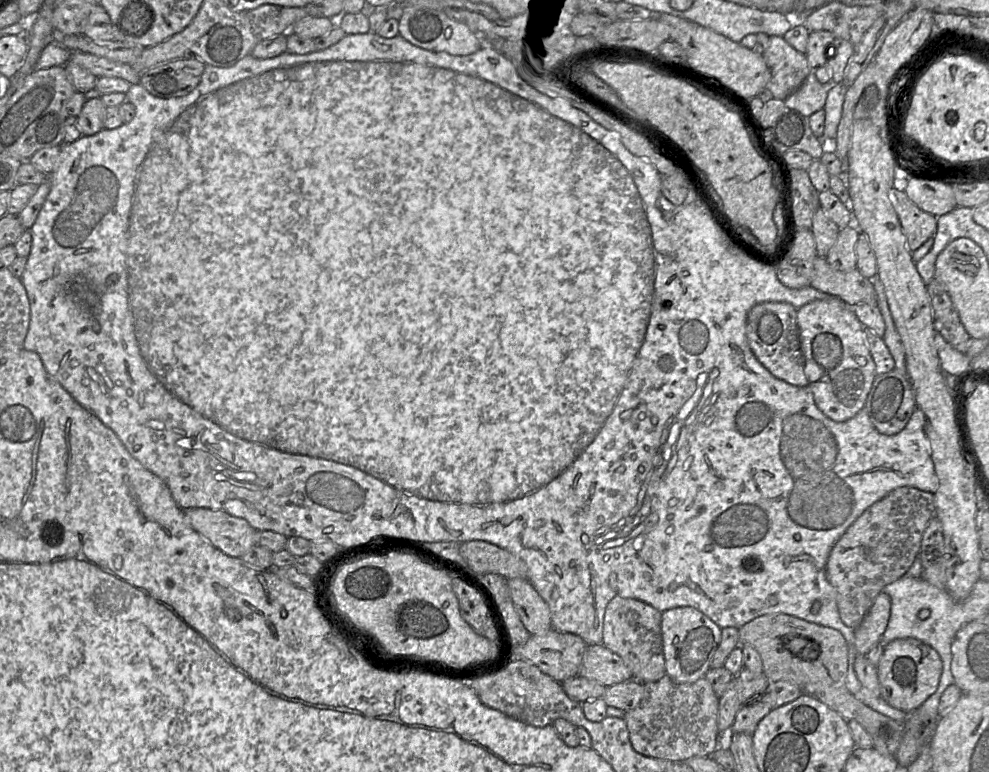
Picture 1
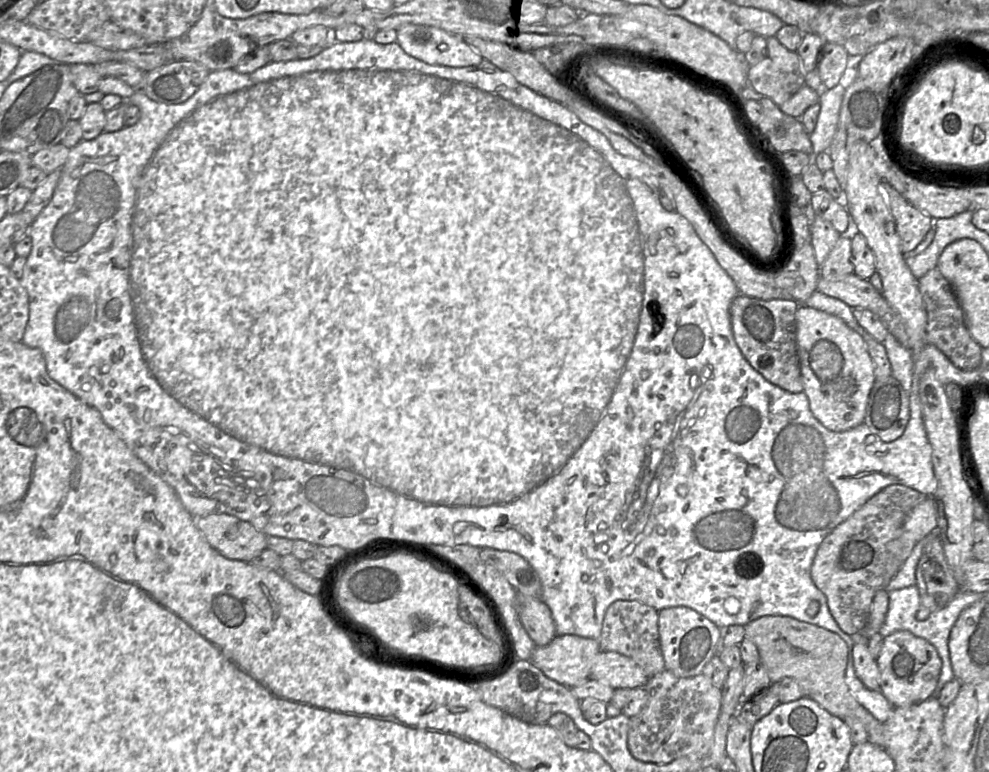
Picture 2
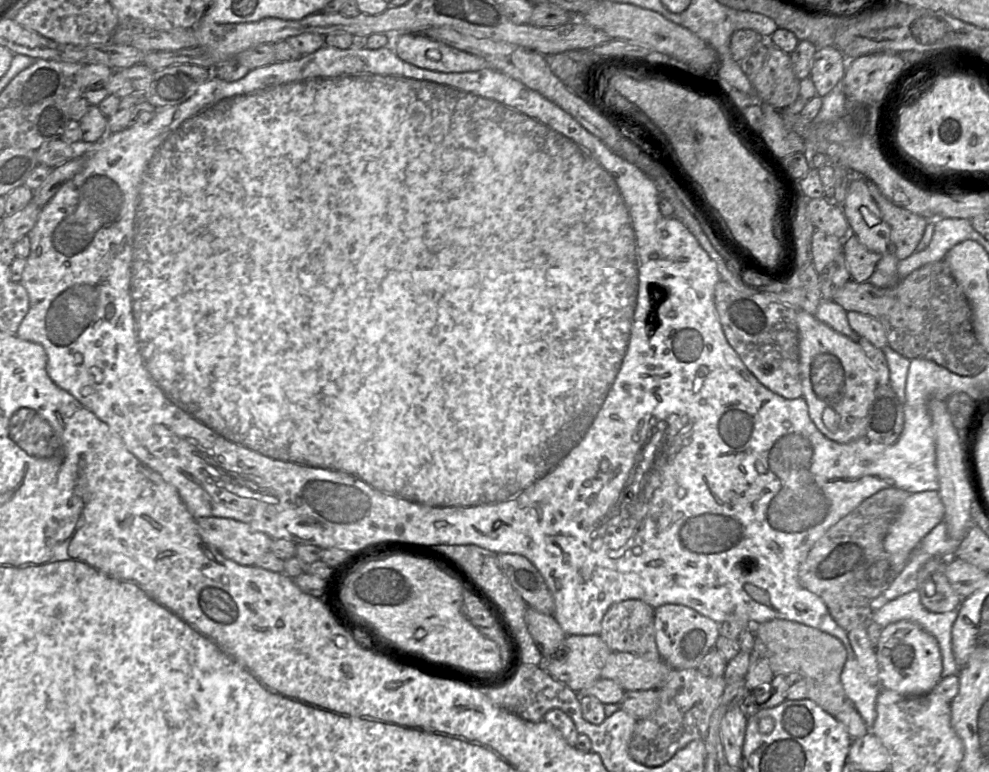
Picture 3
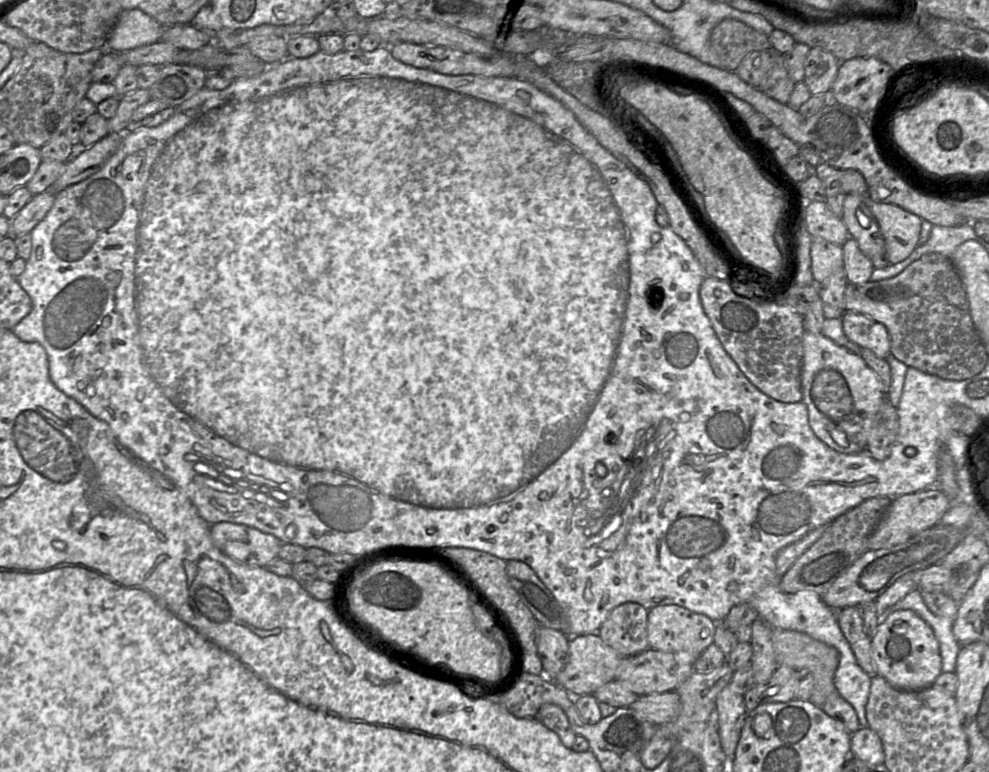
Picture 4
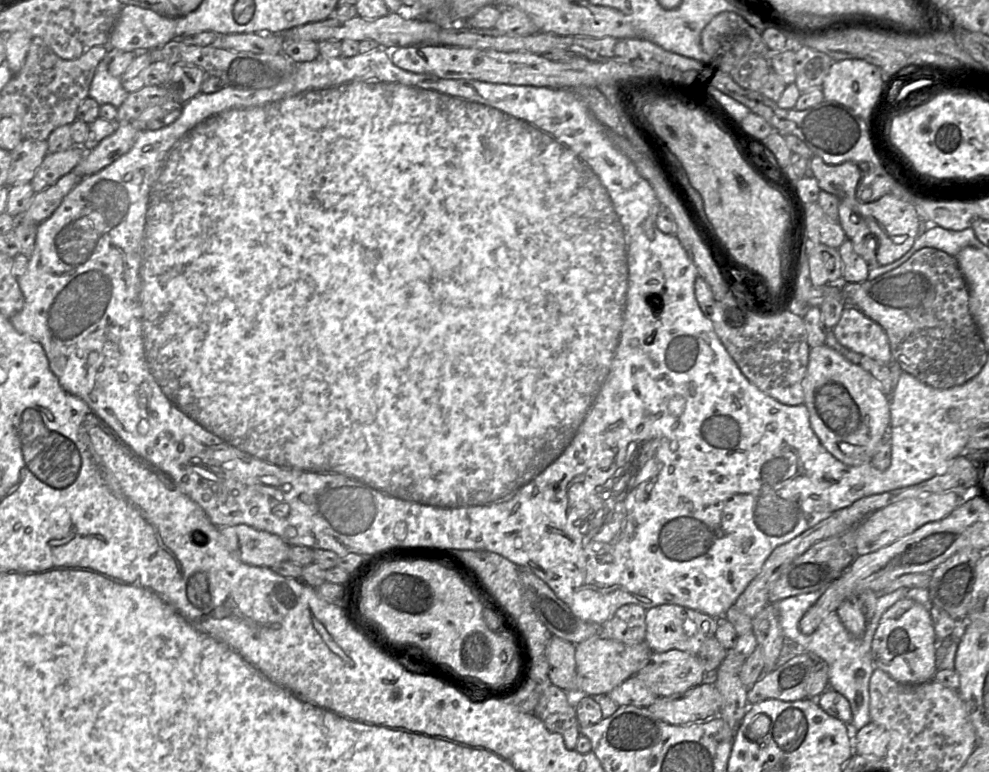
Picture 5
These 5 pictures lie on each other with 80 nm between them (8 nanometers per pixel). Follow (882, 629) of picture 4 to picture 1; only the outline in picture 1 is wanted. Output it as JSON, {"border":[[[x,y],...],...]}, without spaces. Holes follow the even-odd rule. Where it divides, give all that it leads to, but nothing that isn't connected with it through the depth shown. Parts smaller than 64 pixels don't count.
{"border":[[[896,639],[884,647],[877,672],[881,697],[893,708],[910,713],[919,708],[937,690],[942,673],[942,661],[931,646],[917,639]]]}

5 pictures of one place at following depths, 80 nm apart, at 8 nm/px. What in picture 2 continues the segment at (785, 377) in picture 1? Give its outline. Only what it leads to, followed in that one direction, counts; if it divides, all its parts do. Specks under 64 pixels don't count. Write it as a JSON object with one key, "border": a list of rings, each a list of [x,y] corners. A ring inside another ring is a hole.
{"border":[[[738,294],[730,305],[730,322],[733,338],[748,363],[768,382],[790,393],[803,392],[803,383],[796,351],[796,319],[799,307],[795,300],[761,300]]]}

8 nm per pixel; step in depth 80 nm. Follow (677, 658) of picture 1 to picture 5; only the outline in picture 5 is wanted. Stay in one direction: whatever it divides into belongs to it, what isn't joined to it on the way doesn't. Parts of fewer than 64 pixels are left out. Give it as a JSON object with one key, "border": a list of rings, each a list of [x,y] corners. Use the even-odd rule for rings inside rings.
{"border":[[[662,604],[646,610],[645,643],[652,652],[663,653],[671,649],[697,655],[701,645],[715,636],[716,619],[702,612],[676,604]]]}

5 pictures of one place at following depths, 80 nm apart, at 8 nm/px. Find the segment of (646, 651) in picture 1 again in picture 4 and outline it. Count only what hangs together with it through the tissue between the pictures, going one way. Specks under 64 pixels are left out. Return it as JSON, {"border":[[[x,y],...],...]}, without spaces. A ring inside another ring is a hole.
{"border":[[[635,602],[615,607],[598,630],[598,635],[621,657],[637,655],[649,649],[648,610]]]}

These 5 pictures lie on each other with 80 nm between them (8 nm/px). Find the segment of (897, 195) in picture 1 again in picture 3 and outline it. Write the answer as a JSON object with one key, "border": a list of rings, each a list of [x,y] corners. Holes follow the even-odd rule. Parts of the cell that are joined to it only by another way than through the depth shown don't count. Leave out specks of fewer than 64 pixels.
{"border":[[[867,180],[867,186],[883,220],[889,225],[897,259],[909,257],[915,253],[929,220],[890,202],[873,182]]]}

